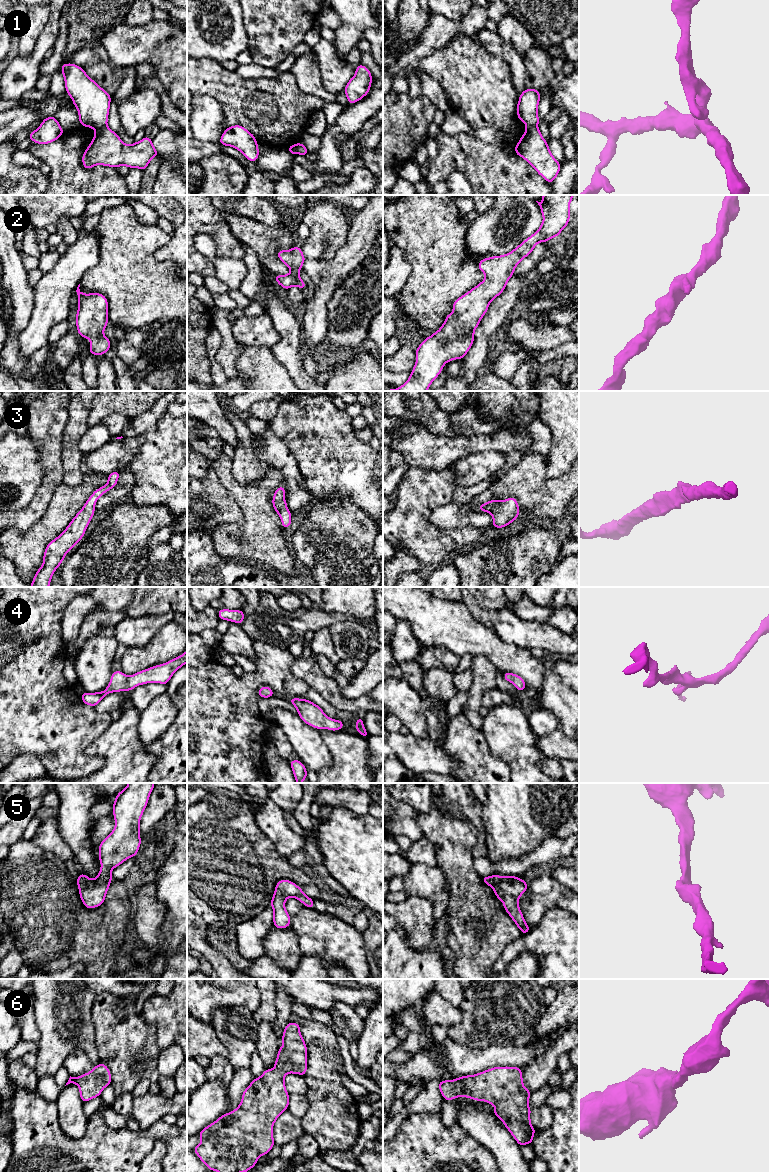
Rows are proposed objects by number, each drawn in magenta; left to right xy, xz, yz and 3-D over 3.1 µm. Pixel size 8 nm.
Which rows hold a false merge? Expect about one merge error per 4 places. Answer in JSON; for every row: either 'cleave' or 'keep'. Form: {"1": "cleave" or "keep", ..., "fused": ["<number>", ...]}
{"1": "cleave", "2": "keep", "3": "keep", "4": "keep", "5": "keep", "6": "keep", "fused": ["1"]}

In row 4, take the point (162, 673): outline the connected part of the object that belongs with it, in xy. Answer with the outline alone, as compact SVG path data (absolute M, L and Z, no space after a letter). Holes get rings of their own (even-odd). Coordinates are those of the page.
M187 650L180 656L160 665L139 671L131 676L122 671L112 671L110 682L102 692L84 692L81 700L86 705L95 707L109 693L131 691L136 686L147 683L160 683L167 685L173 674L187 663Z

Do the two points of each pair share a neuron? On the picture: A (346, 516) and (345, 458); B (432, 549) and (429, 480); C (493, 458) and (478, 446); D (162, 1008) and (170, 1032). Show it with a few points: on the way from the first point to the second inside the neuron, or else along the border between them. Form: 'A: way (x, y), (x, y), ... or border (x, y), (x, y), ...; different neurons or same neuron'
A: border (323, 499), (346, 497), (365, 512); different neurons
B: way (420, 532), (419, 497); same neuron
C: border (504, 453), (496, 451), (475, 452), (462, 457); different neurons
D: way (167, 1014), (169, 1016), (169, 1026); same neuron

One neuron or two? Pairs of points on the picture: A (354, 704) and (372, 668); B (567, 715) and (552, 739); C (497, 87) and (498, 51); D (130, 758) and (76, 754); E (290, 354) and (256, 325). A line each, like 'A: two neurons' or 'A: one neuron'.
A: two neurons
B: one neuron
C: two neurons
D: two neurons
E: two neurons

